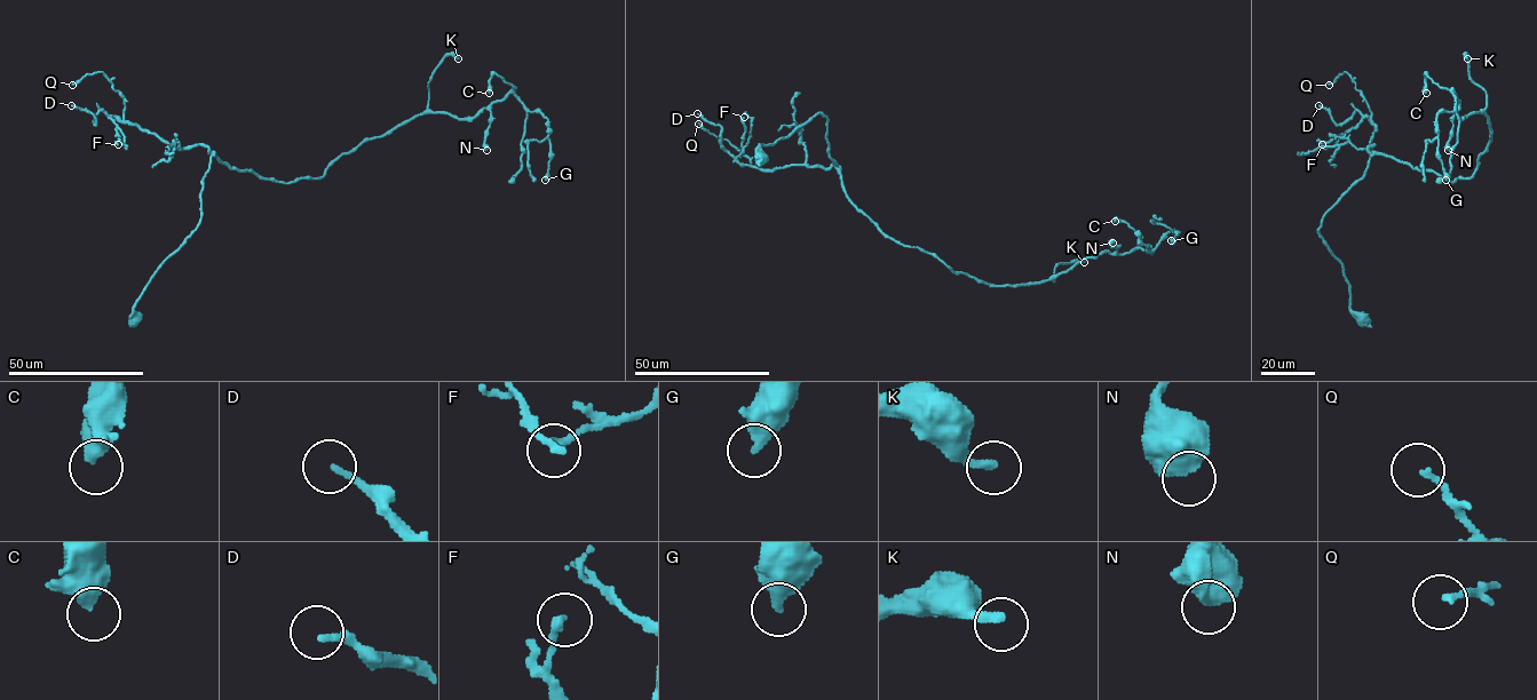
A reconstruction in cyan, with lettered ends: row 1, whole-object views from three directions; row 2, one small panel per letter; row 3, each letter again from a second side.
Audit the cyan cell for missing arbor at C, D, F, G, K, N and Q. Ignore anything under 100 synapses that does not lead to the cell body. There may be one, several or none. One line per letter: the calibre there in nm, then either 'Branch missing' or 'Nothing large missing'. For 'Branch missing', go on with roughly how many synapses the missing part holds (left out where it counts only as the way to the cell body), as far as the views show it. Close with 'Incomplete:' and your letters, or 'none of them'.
C: Thickness 500 nm. Nothing large missing
D: Thickness 180 nm. Nothing large missing
F: Thickness 240 nm. Nothing large missing
G: Thickness 420 nm. Nothing large missing
K: Thickness 260 nm. Branch missing. Roughly 140 synapses
N: Thickness 700 nm. Nothing large missing
Q: Thickness 150 nm. Nothing large missing
Incomplete: K

